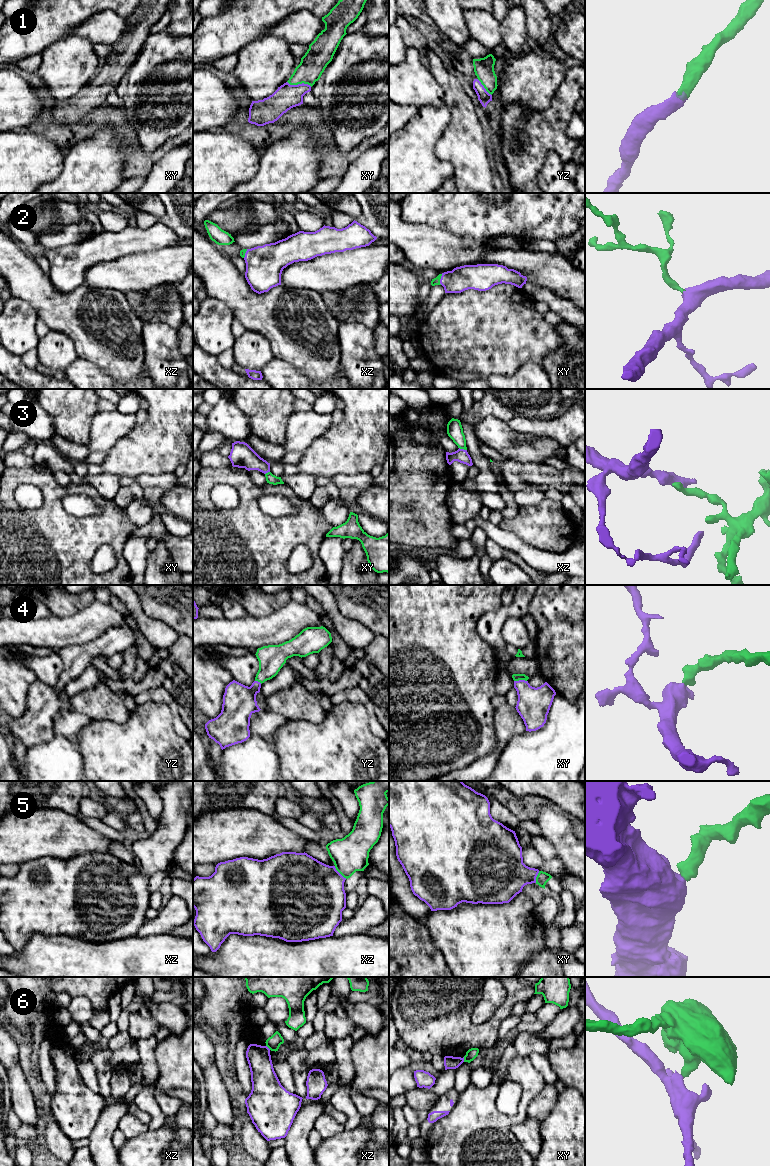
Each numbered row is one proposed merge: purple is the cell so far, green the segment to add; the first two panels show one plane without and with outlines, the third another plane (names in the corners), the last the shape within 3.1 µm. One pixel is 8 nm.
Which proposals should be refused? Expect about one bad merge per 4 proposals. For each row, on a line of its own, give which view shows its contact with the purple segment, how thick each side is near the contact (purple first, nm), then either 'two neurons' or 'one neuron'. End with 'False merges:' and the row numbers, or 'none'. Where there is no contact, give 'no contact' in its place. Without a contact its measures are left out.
1: contact in xy; calibres 200 and 200 nm; one neuron
2: contact in xy; calibres 200 and 60 nm; one neuron
3: contact in xz; calibres 110 and 130 nm; two neurons
4: contact in xy; calibres 260 and 60 nm; one neuron
5: contact in xz; calibres 480 and 280 nm; one neuron
6: contact in xy; calibres 110 and 90 nm; two neurons
False merges: 3, 6

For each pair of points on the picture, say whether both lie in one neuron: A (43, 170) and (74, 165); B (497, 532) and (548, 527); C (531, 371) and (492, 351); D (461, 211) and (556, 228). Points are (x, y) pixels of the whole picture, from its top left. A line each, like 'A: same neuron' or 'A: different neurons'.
A: different neurons
B: different neurons
C: different neurons
D: same neuron

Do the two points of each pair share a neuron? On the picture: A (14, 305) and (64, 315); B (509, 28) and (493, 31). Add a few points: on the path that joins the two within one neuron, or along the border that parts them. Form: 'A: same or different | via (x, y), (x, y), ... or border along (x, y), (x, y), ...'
A: different | border along (13, 296), (26, 300), (38, 316)
B: different | border along (500, 23), (503, 44)

